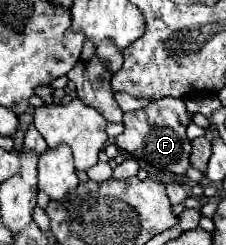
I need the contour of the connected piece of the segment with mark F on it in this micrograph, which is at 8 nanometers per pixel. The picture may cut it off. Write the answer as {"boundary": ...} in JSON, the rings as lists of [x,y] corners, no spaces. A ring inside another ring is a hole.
{"boundary":[[[174,97],[156,99],[146,109],[124,113],[124,133],[116,137],[116,145],[156,169],[186,175],[186,169],[190,167],[190,149],[192,149],[186,137],[188,123],[190,115],[182,99]]]}

